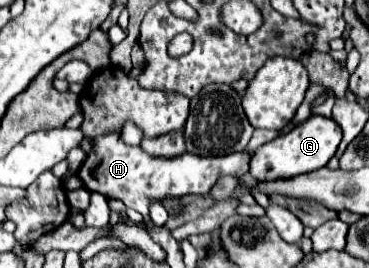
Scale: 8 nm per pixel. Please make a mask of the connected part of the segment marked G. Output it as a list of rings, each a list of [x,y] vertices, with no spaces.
[[[311,114],[289,134],[277,136],[275,140],[255,150],[255,158],[251,158],[251,176],[255,180],[275,180],[275,178],[291,178],[295,174],[319,170],[335,156],[339,142],[341,142],[339,124],[333,118]]]

